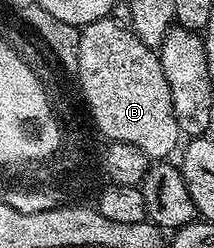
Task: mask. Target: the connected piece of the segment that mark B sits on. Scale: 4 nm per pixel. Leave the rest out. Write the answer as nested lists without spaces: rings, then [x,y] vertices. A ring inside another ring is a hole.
[[[99,19],[79,28],[81,40],[78,52],[78,77],[88,94],[92,109],[100,125],[112,139],[136,145],[152,161],[164,161],[176,146],[182,143],[178,121],[174,117],[174,101],[170,97],[170,85],[166,85],[166,73],[162,73],[159,54],[148,47],[127,26],[114,20]]]

